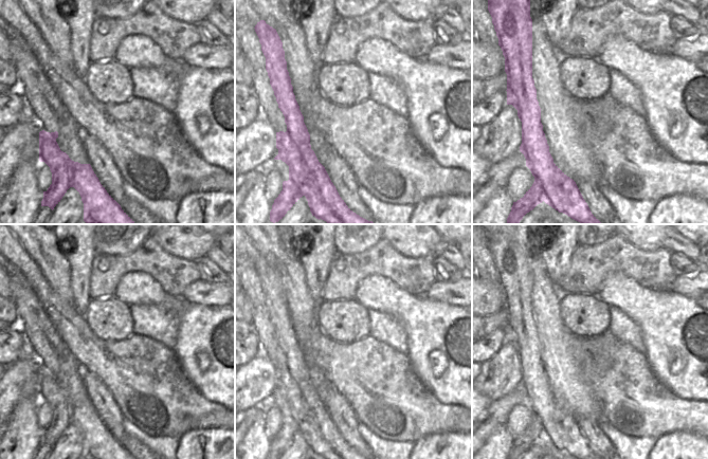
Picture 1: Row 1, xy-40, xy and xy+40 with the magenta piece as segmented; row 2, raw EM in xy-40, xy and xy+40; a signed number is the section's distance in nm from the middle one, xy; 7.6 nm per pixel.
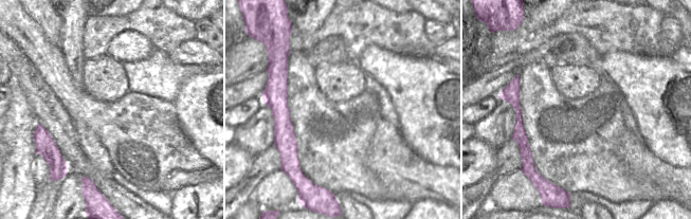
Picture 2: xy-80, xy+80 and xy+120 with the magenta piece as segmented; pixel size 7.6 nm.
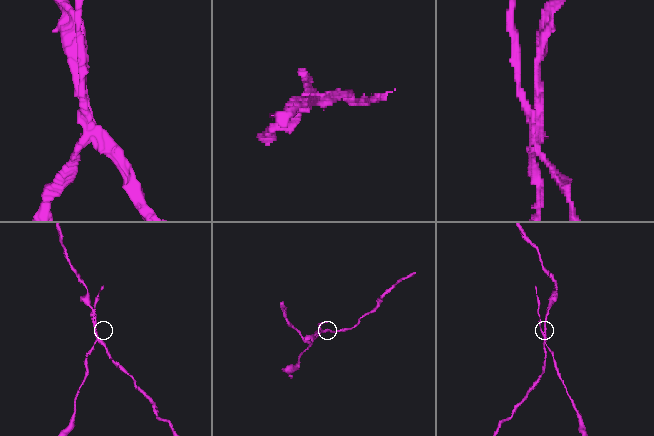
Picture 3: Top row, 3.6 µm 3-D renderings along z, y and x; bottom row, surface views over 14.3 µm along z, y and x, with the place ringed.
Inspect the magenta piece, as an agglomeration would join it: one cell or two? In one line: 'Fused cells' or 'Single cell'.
Fused cells

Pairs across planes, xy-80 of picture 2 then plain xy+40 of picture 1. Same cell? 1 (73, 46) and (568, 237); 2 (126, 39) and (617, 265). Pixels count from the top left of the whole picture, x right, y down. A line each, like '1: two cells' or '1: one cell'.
1: one cell
2: two cells

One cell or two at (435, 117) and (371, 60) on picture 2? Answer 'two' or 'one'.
one

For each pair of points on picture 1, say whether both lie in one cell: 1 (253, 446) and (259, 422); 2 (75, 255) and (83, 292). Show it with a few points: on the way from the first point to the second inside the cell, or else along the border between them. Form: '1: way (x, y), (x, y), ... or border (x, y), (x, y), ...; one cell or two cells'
1: way (257, 440), (258, 428); one cell
2: way (80, 264), (80, 282); one cell

